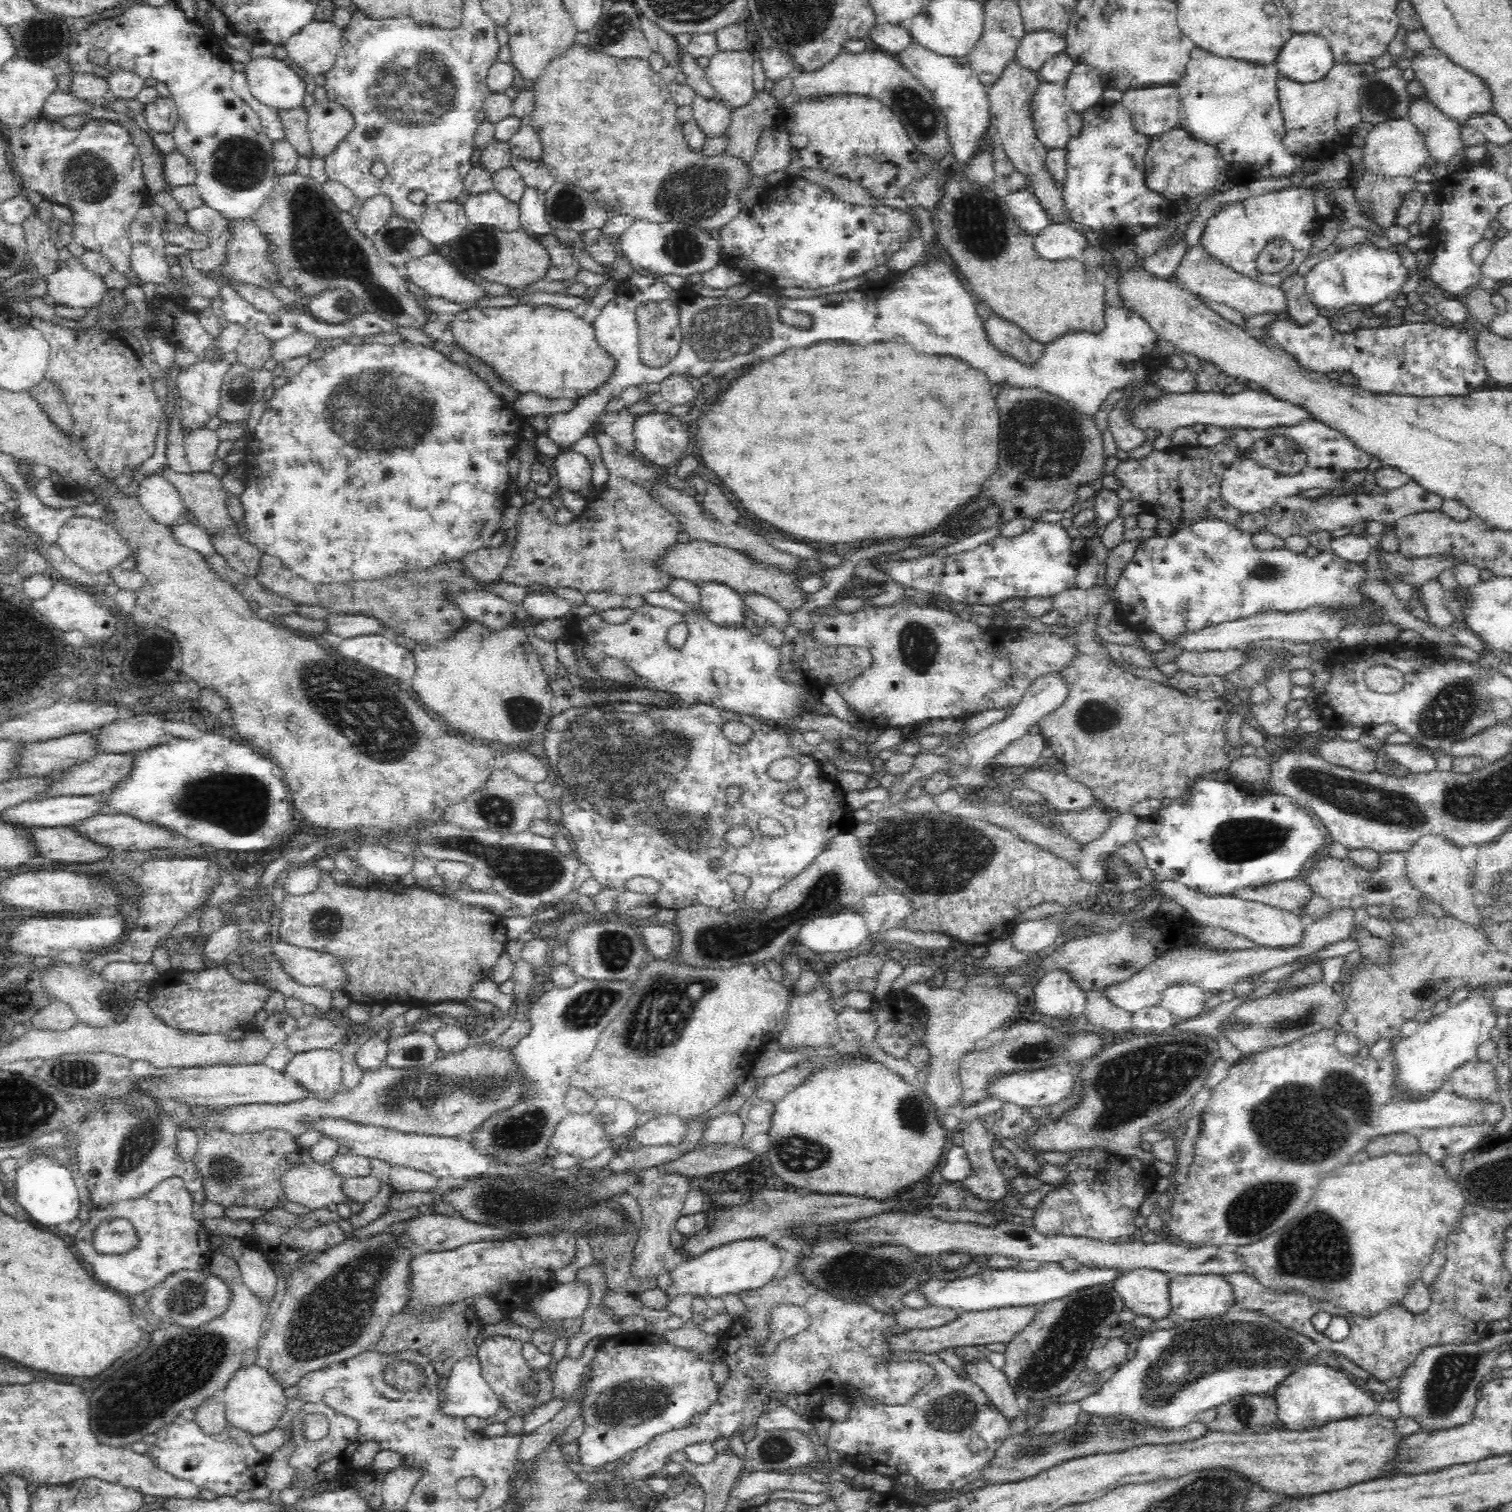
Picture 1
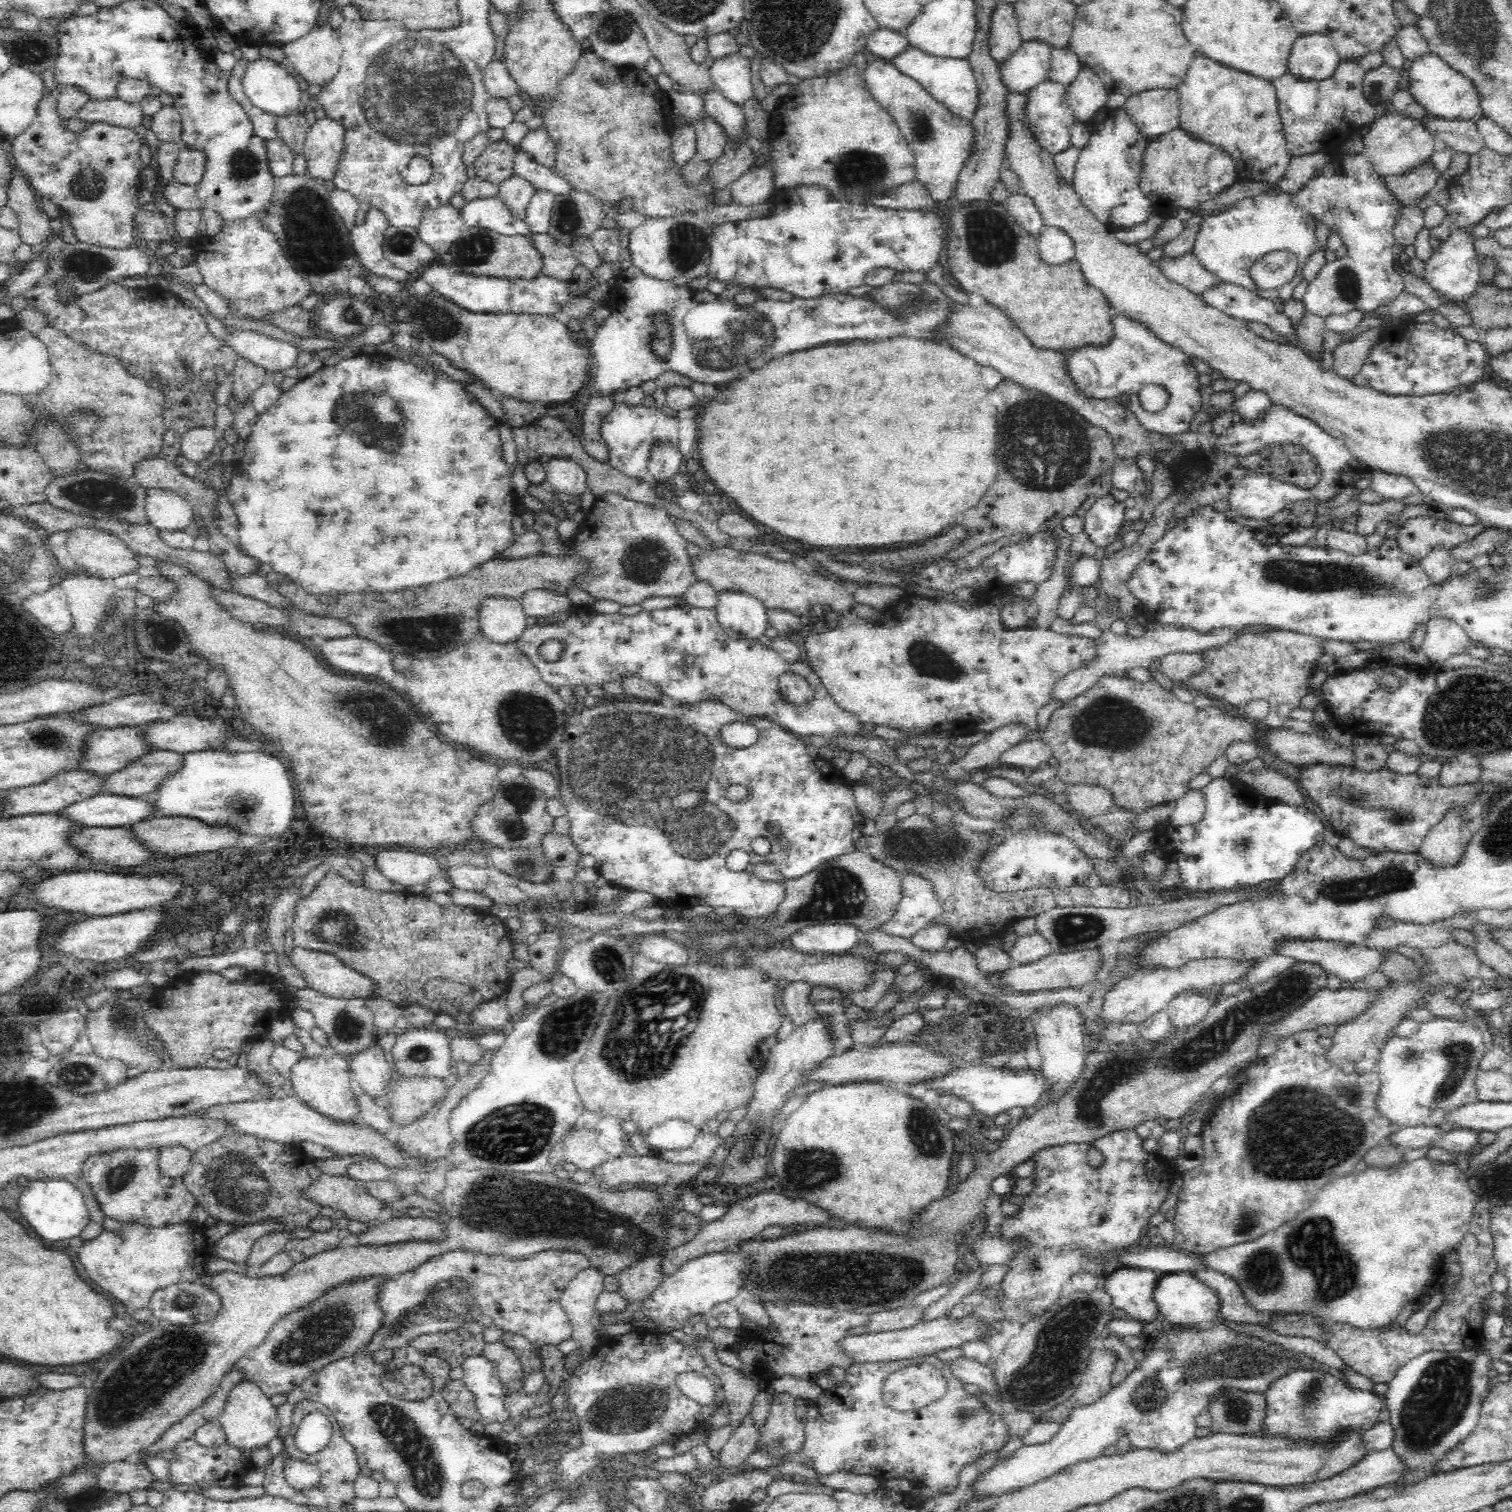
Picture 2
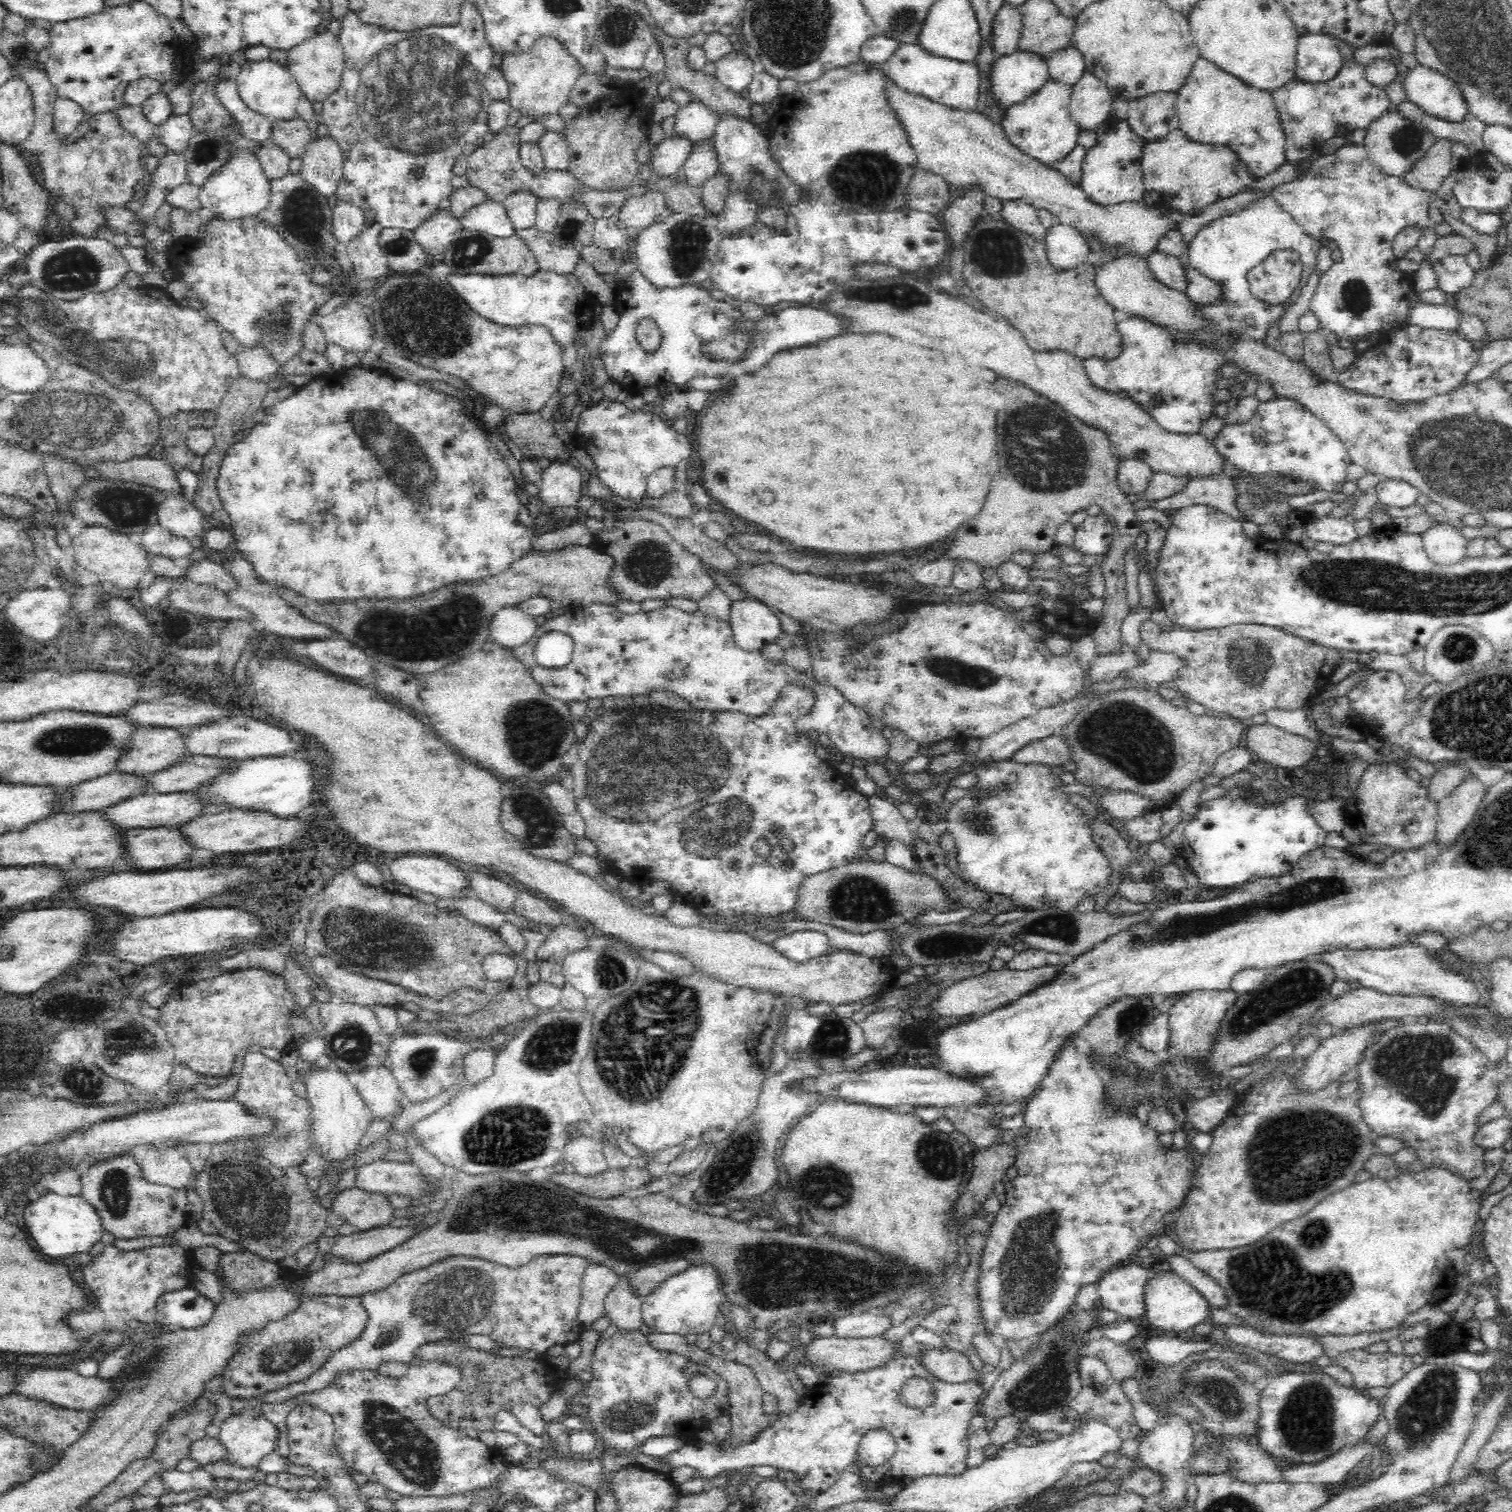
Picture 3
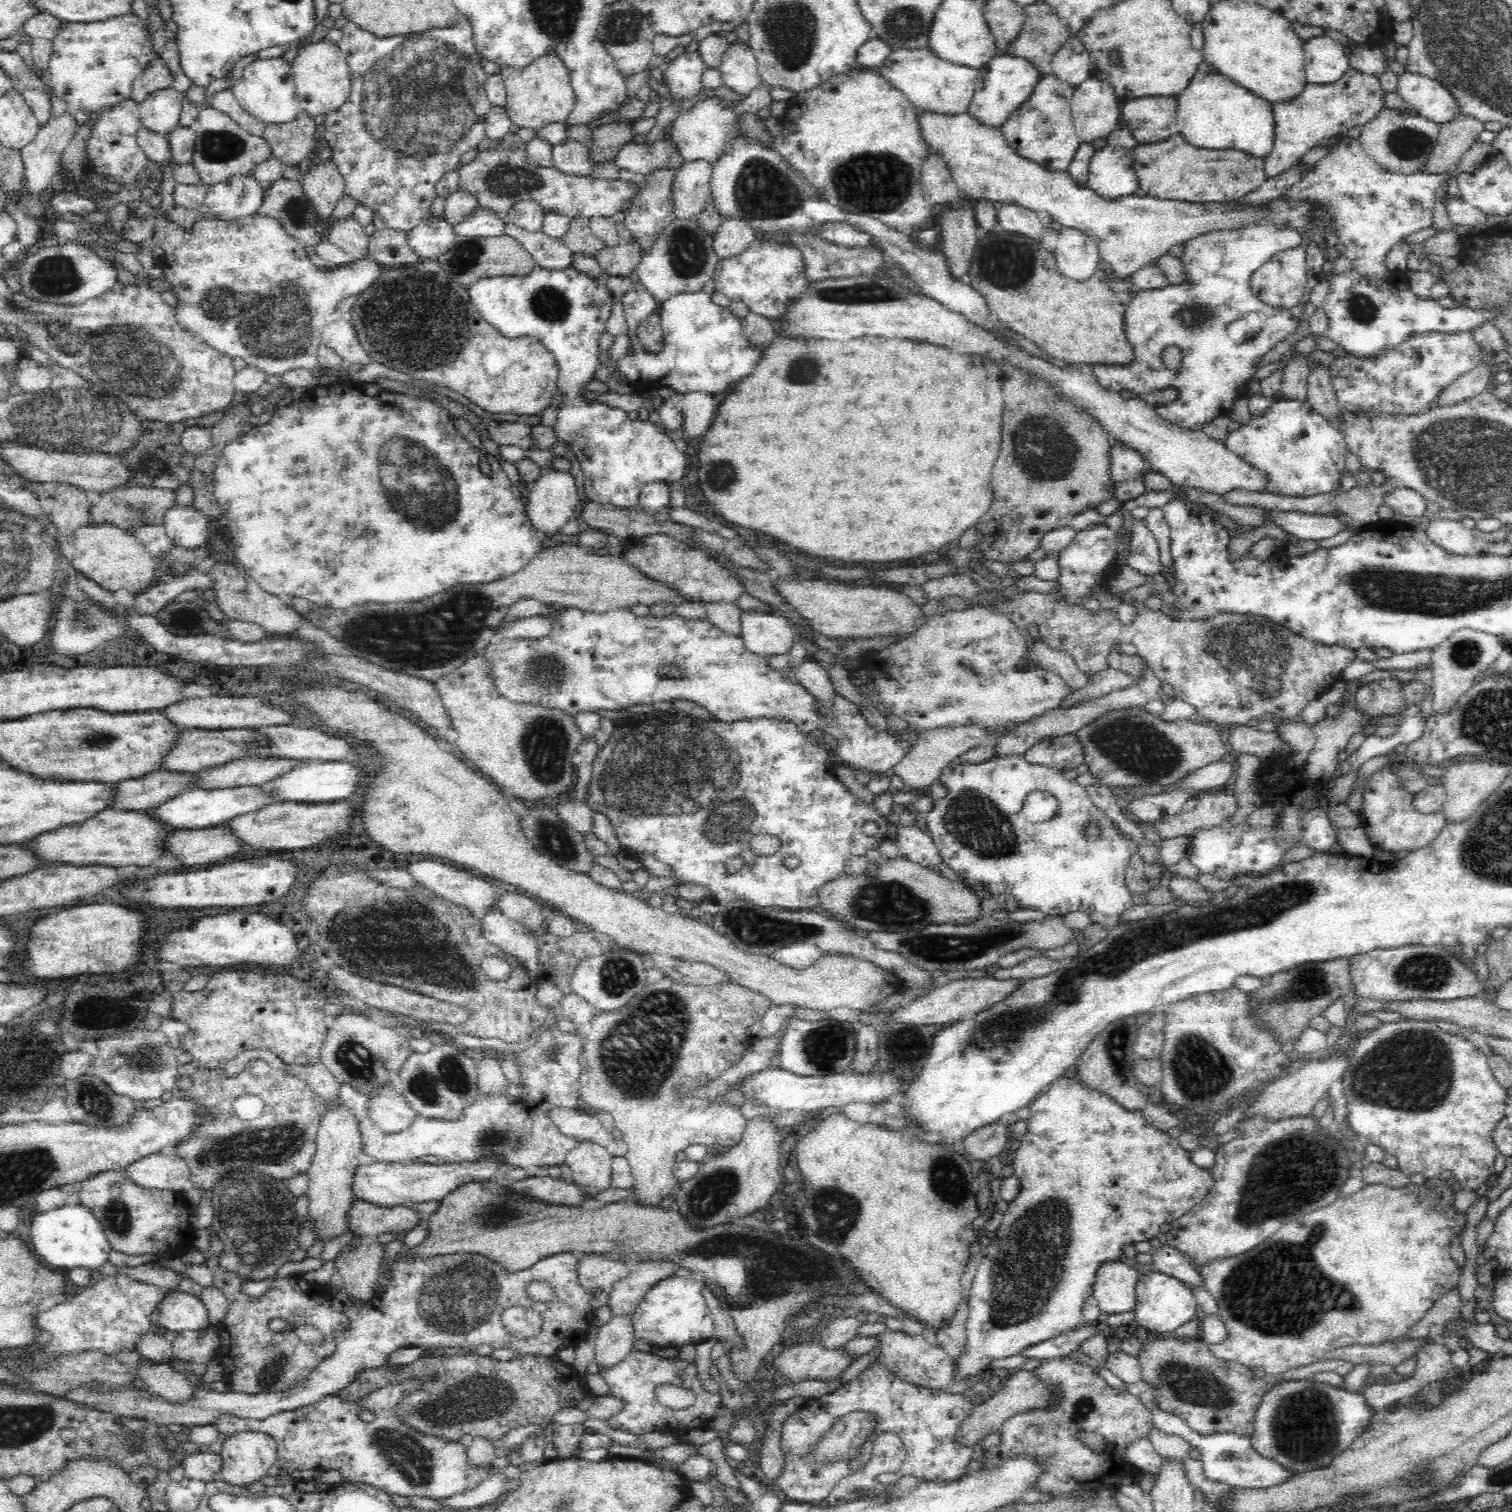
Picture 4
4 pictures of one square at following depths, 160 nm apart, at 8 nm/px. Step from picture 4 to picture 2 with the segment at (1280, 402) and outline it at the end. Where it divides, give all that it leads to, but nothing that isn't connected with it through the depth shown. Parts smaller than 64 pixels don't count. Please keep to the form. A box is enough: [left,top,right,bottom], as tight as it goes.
[1215,404,1364,501]

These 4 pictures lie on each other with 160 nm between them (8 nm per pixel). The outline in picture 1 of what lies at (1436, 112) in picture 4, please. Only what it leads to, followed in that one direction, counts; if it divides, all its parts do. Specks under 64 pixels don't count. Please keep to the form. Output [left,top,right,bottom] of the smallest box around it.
[1413,47,1493,125]

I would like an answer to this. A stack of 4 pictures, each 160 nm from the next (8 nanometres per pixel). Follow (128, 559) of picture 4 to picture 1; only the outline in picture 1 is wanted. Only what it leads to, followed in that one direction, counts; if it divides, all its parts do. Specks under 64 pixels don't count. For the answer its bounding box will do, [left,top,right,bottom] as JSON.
[57,514,129,578]

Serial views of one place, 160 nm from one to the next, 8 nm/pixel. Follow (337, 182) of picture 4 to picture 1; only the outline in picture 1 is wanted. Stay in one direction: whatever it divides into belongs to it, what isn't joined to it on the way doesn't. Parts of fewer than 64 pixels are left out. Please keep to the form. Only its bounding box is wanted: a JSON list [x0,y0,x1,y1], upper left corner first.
[307,100,354,158]

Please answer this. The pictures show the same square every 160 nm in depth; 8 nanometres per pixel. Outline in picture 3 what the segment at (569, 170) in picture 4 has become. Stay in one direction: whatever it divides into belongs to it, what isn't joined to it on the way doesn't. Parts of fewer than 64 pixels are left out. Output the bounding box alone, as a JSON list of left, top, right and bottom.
[535,130,570,171]

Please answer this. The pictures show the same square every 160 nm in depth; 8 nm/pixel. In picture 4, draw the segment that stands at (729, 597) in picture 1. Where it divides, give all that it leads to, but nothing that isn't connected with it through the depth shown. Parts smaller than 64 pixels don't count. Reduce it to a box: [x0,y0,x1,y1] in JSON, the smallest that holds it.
[740,610,795,657]

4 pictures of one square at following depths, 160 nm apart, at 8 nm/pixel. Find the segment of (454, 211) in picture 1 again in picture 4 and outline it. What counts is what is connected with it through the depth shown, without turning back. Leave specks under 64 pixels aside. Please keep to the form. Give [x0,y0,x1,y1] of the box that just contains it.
[407,217,457,260]

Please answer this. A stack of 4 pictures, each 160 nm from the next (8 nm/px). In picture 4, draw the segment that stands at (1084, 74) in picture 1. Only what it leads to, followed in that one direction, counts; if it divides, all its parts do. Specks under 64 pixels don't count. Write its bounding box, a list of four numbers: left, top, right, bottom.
[1071,77,1121,142]

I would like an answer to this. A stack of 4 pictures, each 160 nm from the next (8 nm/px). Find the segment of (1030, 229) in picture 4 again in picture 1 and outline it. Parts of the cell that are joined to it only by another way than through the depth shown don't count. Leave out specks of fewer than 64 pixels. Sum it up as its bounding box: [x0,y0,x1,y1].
[1003,190,1053,235]

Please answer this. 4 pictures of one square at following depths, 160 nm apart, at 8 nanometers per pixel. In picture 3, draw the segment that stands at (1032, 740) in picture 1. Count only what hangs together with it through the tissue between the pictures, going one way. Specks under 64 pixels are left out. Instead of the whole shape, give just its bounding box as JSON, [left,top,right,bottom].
[1010,734,1070,768]

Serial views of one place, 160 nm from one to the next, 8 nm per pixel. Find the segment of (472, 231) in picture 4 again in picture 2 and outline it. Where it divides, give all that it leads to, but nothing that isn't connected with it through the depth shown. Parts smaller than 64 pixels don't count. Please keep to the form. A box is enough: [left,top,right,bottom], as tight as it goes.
[460,196,531,236]

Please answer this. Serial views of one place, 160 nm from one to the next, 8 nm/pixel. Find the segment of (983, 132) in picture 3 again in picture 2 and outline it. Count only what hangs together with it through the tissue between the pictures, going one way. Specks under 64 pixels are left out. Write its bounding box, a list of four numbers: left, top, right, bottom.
[860,60,973,207]

